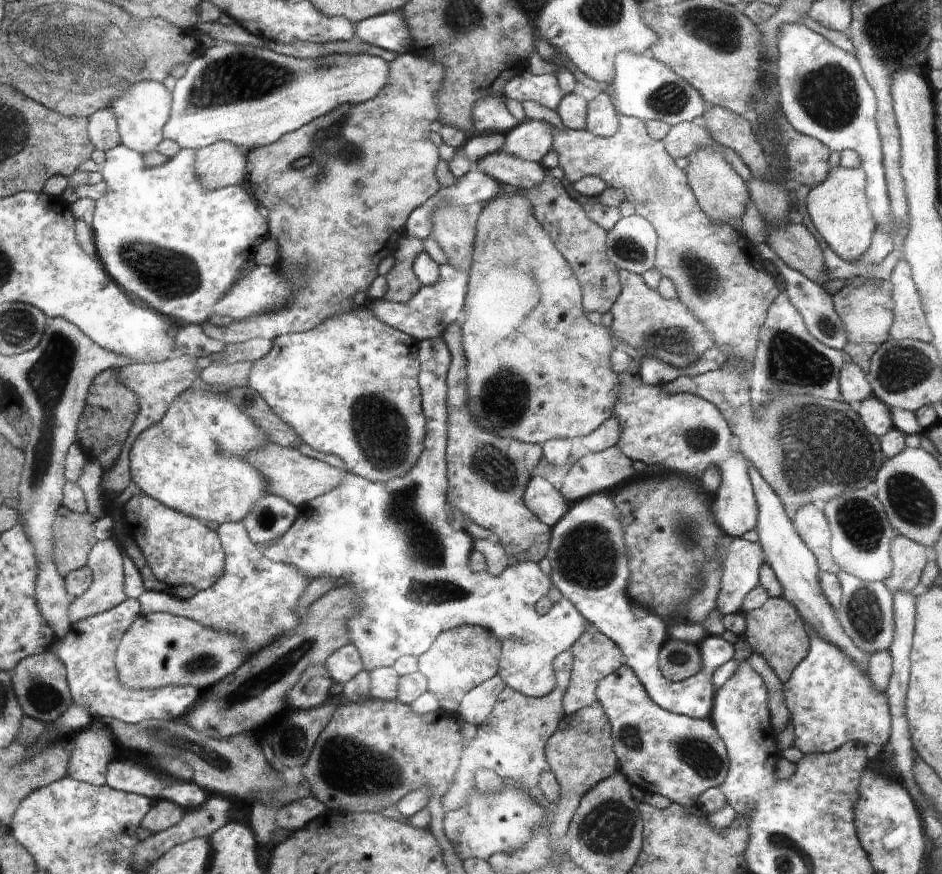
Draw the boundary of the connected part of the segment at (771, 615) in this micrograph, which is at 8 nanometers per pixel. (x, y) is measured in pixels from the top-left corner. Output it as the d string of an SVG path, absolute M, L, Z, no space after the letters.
M782 596L769 597L760 608L748 611L742 636L750 644L752 652L763 656L769 664L769 671L774 672L783 683L811 650L811 637L803 619Z

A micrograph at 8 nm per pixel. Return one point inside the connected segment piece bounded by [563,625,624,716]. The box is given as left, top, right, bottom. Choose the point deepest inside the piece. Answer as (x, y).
(595, 656)

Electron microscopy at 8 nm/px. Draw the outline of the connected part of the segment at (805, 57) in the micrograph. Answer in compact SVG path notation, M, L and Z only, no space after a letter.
M790 23L779 30L777 54L775 82L778 104L783 116L797 131L800 131L800 134L823 142L832 151L842 152L844 149L854 149L860 155L861 167L867 175L867 197L876 227L886 229L892 234L894 221L887 195L886 163L883 158L882 136L879 134L878 127L878 96L867 81L858 56L833 45L804 23Z

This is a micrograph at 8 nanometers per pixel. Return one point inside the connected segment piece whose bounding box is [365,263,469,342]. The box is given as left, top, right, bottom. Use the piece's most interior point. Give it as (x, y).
(434, 307)

